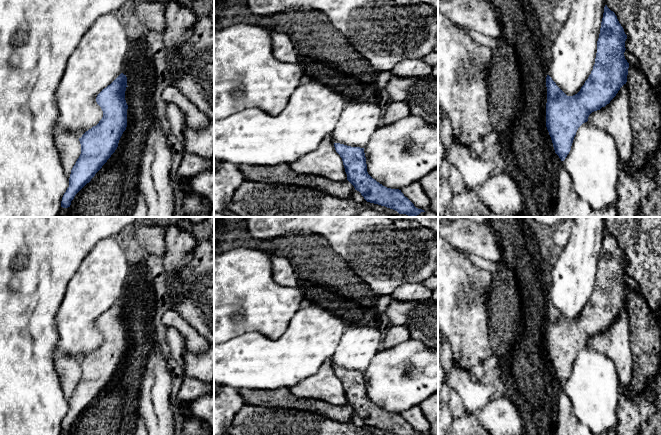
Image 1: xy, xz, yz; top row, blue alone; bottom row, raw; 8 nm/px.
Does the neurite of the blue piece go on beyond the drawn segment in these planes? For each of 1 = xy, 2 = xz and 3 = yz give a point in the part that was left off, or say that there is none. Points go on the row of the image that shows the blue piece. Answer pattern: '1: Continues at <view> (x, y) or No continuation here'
1: No continuation here
2: No continuation here
3: No continuation here

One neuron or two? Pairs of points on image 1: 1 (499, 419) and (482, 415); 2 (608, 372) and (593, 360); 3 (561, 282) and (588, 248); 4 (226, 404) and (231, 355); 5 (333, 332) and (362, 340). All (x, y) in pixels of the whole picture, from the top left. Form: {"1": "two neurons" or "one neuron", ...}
{"1": "one neuron", "2": "one neuron", "3": "one neuron", "4": "two neurons", "5": "two neurons"}

